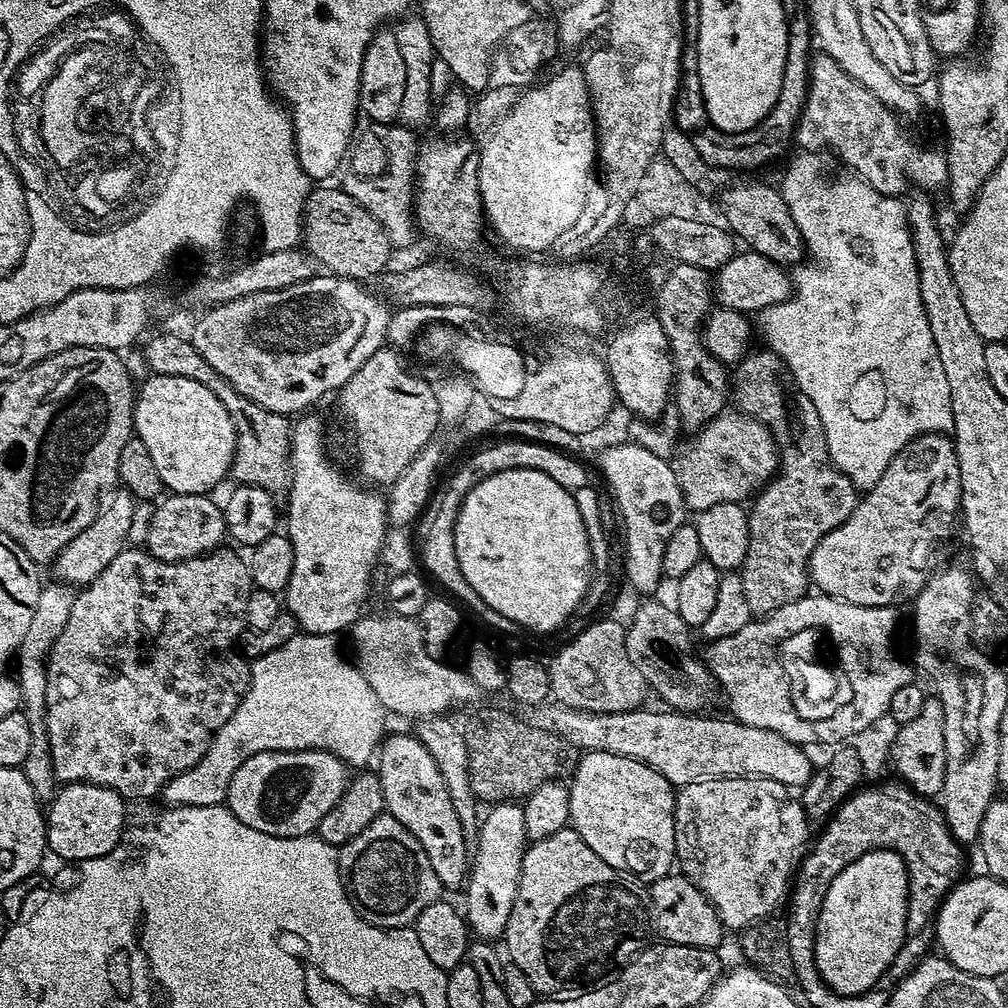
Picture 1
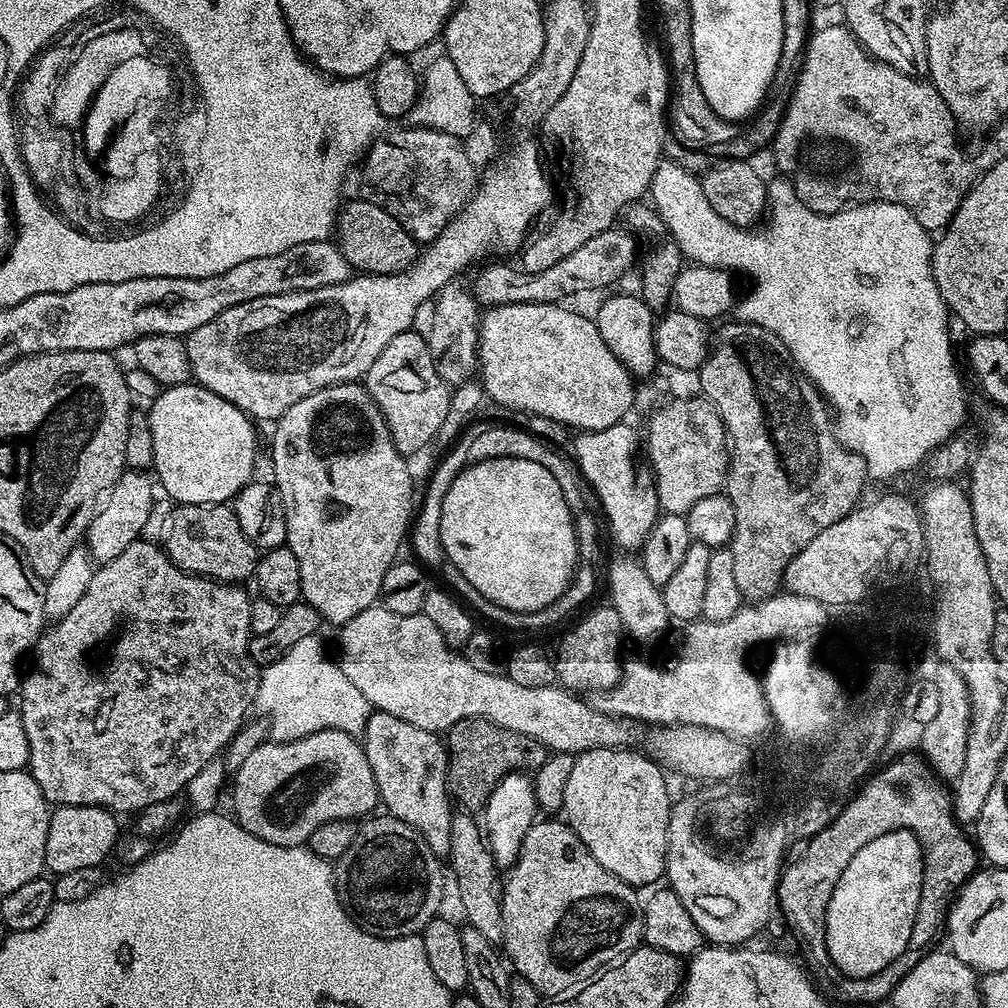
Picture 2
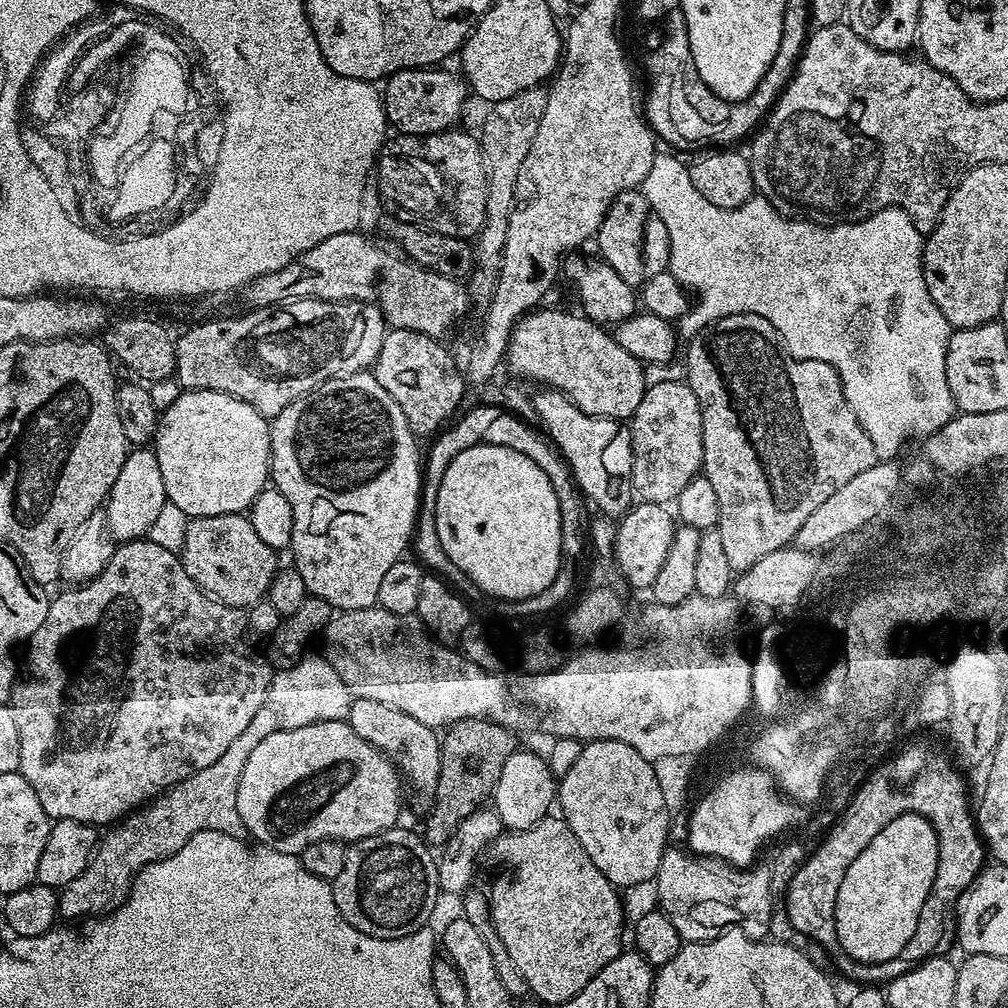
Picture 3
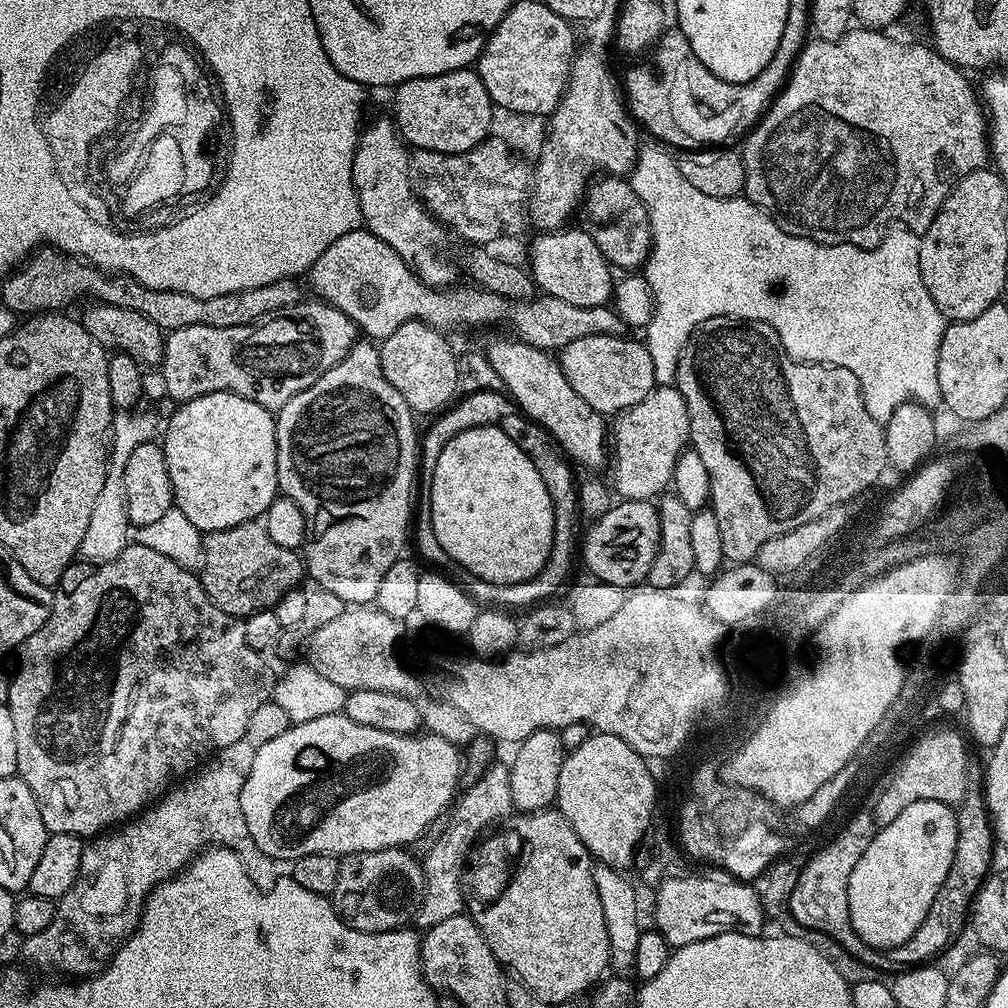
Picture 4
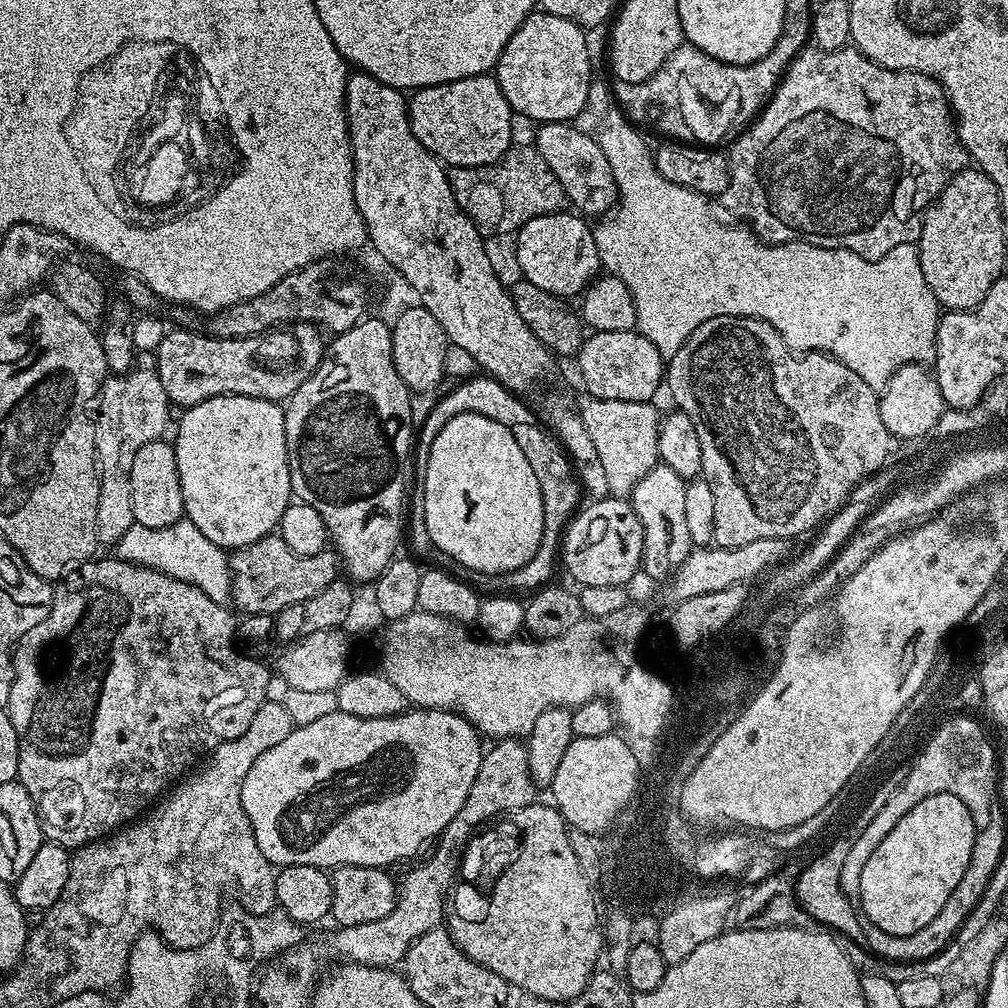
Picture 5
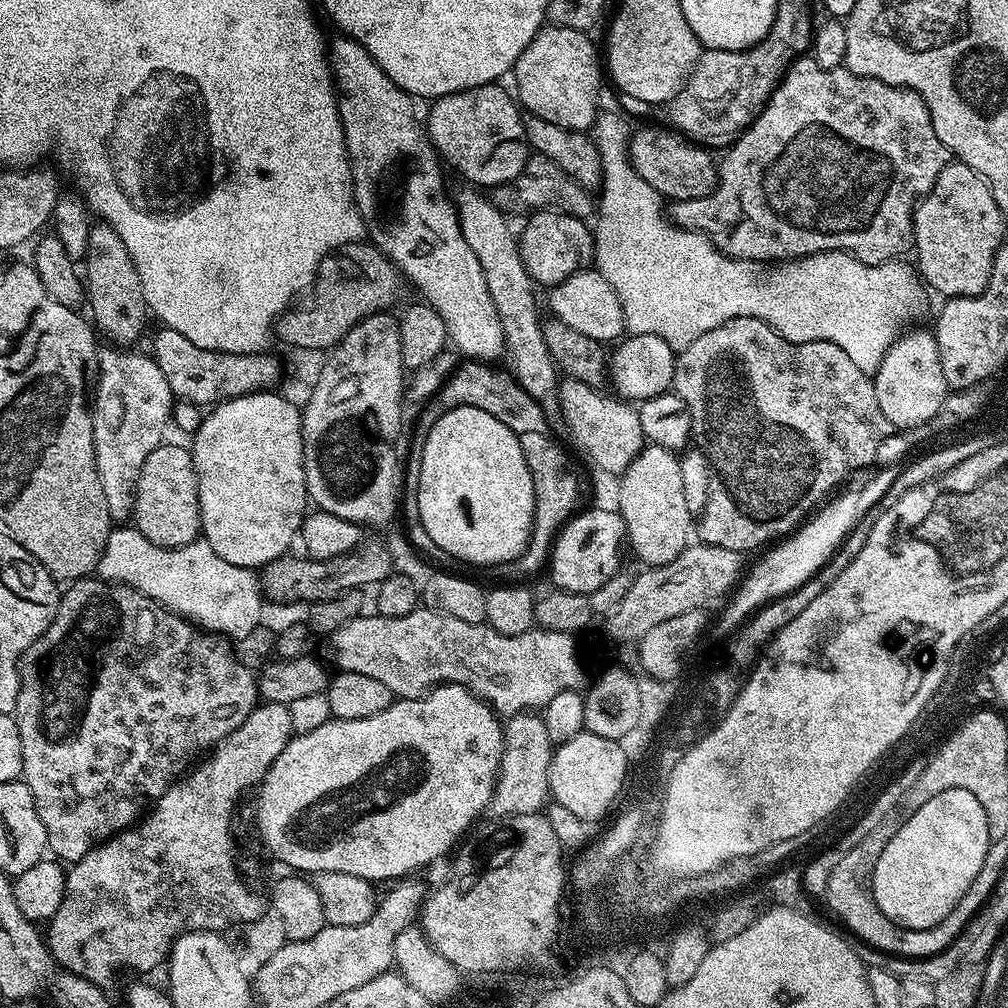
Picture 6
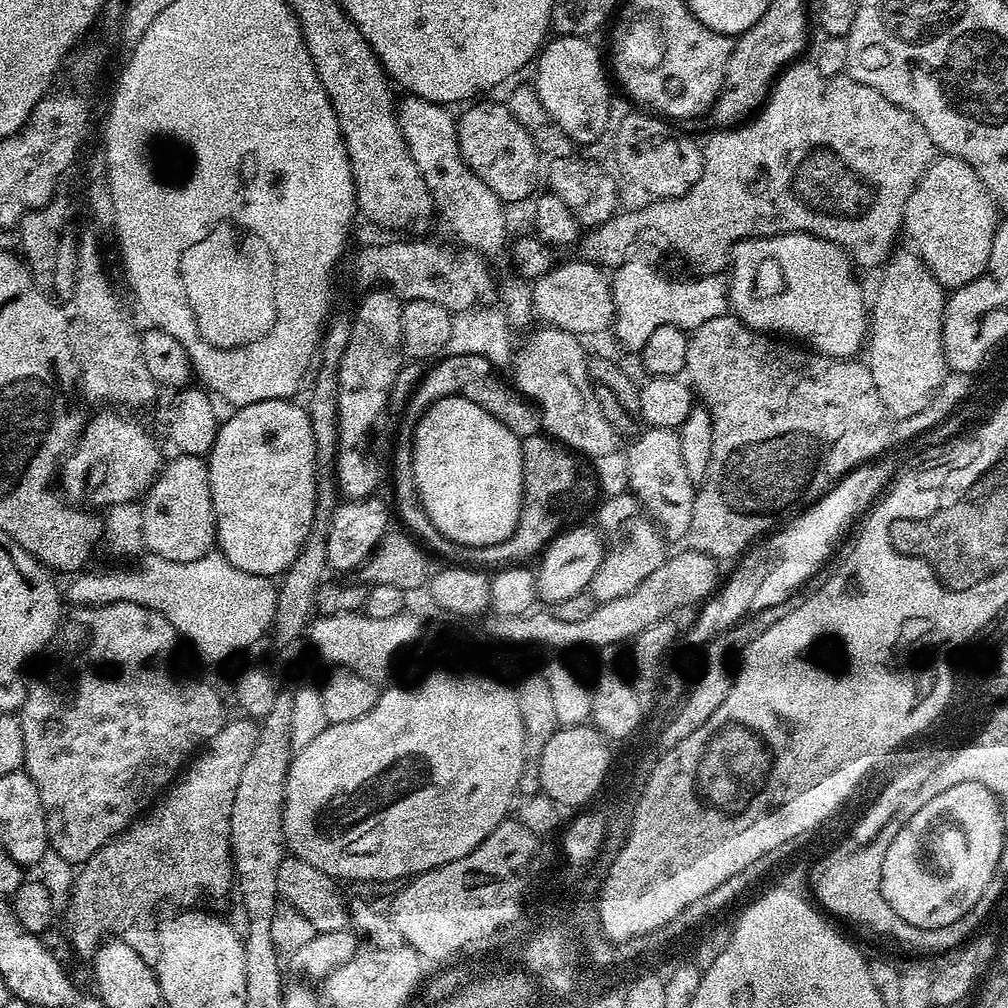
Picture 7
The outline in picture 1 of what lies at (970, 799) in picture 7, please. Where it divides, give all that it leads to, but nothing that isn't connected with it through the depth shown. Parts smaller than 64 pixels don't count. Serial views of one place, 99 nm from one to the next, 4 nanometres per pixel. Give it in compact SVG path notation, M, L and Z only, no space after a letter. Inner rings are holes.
M874 849L862 854L826 890L826 902L816 919L816 965L820 977L843 996L861 996L868 992L886 974L894 954L904 944L909 935L906 930L906 910L908 909L908 878L906 862L900 855L890 849Z

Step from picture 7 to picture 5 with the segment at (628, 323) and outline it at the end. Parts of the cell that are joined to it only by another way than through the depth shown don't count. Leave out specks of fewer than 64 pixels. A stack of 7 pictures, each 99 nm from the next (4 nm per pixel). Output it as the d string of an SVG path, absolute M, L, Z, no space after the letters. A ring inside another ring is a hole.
M600 78L593 79L588 91L588 104L580 111L574 123L576 127L596 139L598 146L602 146L602 154L606 154L606 162L610 162L610 170L614 173L615 191L617 193L620 191L620 205L617 206L616 213L613 216L605 215L603 217L605 220L600 225L597 223L592 230L594 242L598 246L598 258L605 273L617 276L619 280L626 282L626 290L630 290L636 307L636 328L640 335L645 336L650 342L654 342L658 354L665 362L671 360L674 354L678 354L678 350L684 345L686 338L690 338L690 334L694 334L694 330L698 330L698 326L702 326L702 322L719 316L753 316L764 320L770 326L774 326L774 330L778 330L778 334L784 339L788 348L801 354L826 352L834 359L841 360L843 364L850 366L850 370L854 370L854 374L858 374L858 378L862 378L862 382L866 382L866 386L877 390L882 390L888 384L888 379L902 365L924 364L935 357L936 328L940 325L942 309L926 282L926 274L922 274L920 249L916 244L894 246L894 250L890 250L890 254L886 254L882 258L864 260L858 254L845 248L819 248L813 244L807 244L804 240L795 240L789 244L770 244L761 240L751 228L743 223L727 224L726 221L719 220L712 213L711 206L708 205L711 204L709 197L690 190L686 186L678 186L674 182L670 182L656 169L653 149L651 147L648 149L648 144L644 141L643 134L640 133L643 131L624 115L620 105L616 102L613 89L607 88Z

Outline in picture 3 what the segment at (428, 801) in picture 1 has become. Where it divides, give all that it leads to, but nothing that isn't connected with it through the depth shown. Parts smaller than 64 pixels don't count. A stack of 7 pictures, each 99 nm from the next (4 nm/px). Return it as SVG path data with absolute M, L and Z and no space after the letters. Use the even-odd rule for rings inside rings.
M371 698L353 699L346 722L358 738L366 738L366 742L380 749L396 765L401 777L412 783L413 790L422 799L426 802L433 799L441 767L441 737L437 729L418 722L418 718L410 718L410 714L402 714L402 710L394 710L394 706L374 702Z

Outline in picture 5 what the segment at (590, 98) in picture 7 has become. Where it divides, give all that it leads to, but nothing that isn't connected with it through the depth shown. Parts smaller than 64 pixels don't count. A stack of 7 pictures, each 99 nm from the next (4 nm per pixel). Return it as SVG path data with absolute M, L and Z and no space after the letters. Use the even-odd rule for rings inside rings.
M537 10L524 19L522 26L514 30L510 42L506 42L506 50L502 50L494 69L498 86L502 86L502 94L506 94L506 102L513 113L520 115L521 112L526 119L540 124L575 121L588 104L588 91L594 79L592 56L588 53L588 40L584 36L587 36L585 29L566 18L558 18L558 14Z

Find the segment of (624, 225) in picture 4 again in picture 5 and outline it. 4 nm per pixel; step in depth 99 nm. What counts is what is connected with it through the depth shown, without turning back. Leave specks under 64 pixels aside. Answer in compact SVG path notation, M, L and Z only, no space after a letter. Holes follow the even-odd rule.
M559 120L540 124L537 129L534 147L546 158L546 166L554 170L554 178L562 182L567 203L585 218L592 218L595 212L603 213L604 195L614 188L614 173L610 170L610 162L606 162L606 154L602 154L602 146L572 122Z

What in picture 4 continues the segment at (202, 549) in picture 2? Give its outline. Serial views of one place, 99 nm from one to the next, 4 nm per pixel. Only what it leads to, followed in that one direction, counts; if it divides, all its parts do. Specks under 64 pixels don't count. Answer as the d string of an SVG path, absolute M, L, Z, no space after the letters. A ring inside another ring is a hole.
M251 520L204 536L204 562L198 575L218 610L243 618L267 608L275 609L282 594L305 579L306 569L299 551L278 546L260 520Z

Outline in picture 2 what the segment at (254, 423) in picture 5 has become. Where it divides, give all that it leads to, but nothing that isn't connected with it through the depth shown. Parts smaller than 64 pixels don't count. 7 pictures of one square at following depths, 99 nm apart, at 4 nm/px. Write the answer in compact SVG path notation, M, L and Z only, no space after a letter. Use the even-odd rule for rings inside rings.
M176 382L173 383L171 386L165 387L168 388L165 390L164 393L161 394L160 397L157 398L156 401L153 402L152 404L152 409L147 409L146 415L148 418L148 425L150 426L150 434L154 434L154 473L156 472L156 476L155 479L158 481L159 484L159 480L160 479L160 484L162 487L165 488L167 493L167 495L169 497L171 497L171 499L173 501L175 501L175 503L177 505L181 505L181 504L222 504L228 501L231 501L233 498L236 497L236 495L238 495L242 489L244 489L244 487L246 487L248 485L248 483L250 483L250 481L253 479L254 473L252 473L252 471L255 470L256 468L256 432L254 429L252 429L252 427L254 427L253 421L249 418L249 416L247 416L244 411L239 408L238 406L234 406L233 404L231 404L230 402L226 402L226 398L222 398L221 396L219 396L218 394L214 394L213 392L211 392L210 390L206 390L205 388L201 388L199 384L195 383L195 382Z

